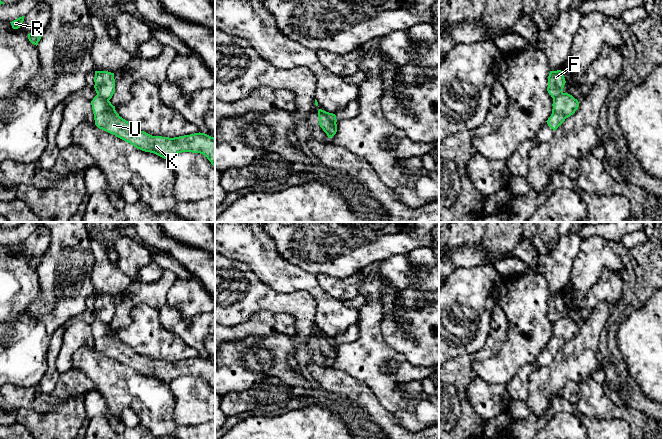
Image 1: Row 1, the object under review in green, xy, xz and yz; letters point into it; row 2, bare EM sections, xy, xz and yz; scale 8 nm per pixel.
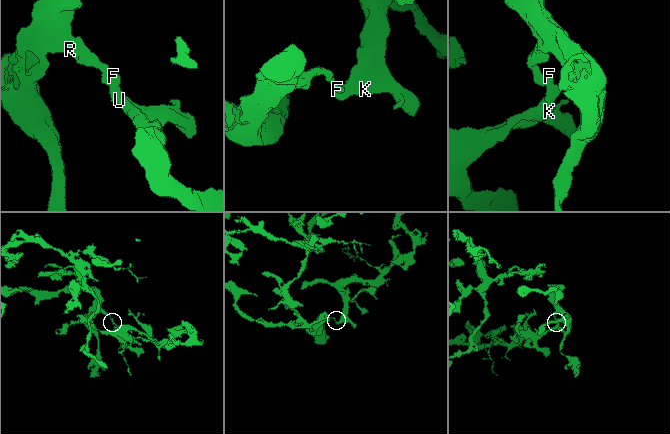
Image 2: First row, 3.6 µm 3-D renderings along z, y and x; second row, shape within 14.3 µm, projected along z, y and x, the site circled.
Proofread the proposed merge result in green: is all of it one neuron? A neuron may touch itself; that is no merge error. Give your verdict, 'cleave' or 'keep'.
cleave

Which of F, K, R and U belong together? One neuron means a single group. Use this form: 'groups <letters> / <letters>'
groups F R / K U

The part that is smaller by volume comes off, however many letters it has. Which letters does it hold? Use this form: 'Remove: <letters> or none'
Remove: F, R

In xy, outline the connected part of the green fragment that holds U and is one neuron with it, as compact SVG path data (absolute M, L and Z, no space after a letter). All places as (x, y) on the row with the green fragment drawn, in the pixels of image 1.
M99 95L91 101L95 125L130 143L137 149L154 153L168 161L182 152L203 154L215 167L215 138L205 133L194 133L174 138L152 136L136 129L115 110L111 102Z

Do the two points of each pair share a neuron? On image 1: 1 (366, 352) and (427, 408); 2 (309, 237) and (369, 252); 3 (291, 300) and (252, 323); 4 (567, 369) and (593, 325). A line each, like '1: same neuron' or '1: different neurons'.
1: same neuron
2: same neuron
3: different neurons
4: same neuron

